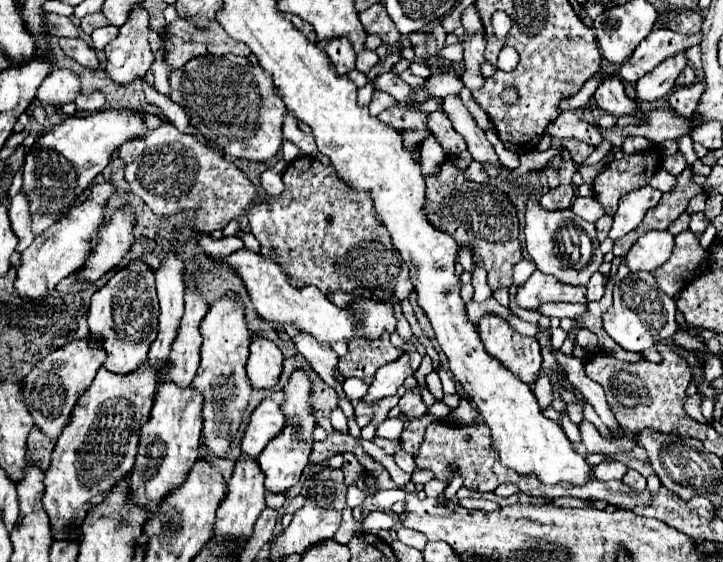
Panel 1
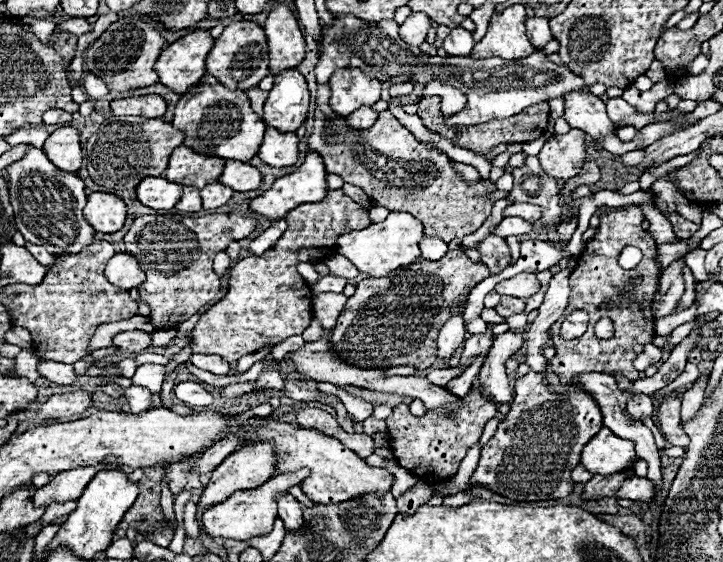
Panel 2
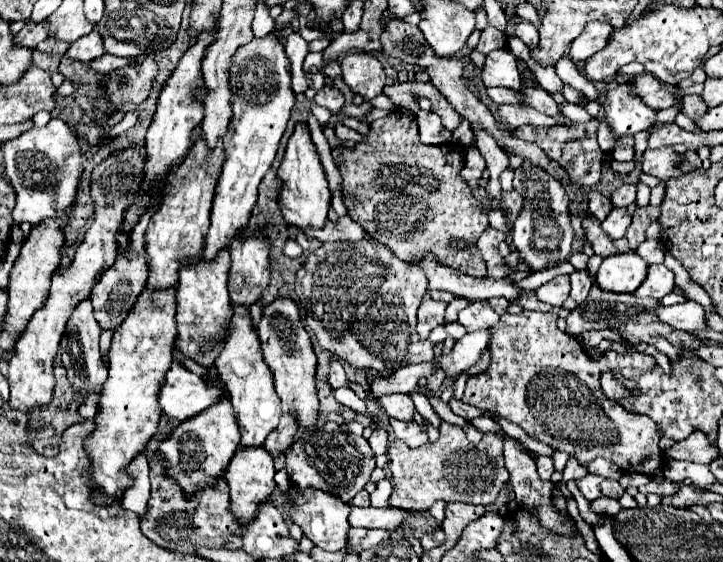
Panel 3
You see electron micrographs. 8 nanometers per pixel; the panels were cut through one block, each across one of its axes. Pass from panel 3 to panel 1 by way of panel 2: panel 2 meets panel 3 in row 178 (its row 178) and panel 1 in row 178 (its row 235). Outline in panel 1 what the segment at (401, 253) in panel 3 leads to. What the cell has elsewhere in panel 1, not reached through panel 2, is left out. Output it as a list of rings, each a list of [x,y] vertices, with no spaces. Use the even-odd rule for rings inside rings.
[[[446,160],[436,176],[426,176],[426,218],[434,228],[452,234],[460,250],[468,248],[472,256],[482,260],[492,290],[498,290],[500,286],[512,286],[512,266],[522,260],[516,206],[506,192],[500,192],[492,184],[466,180],[464,172],[466,170],[460,170],[456,164],[452,164],[452,160]]]

